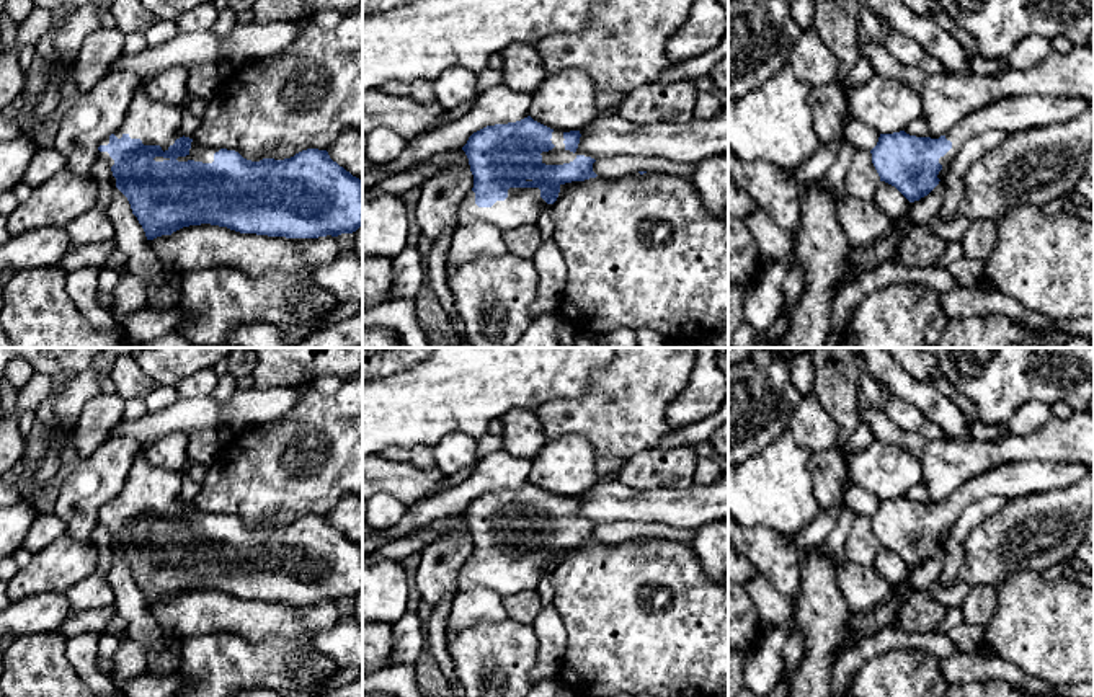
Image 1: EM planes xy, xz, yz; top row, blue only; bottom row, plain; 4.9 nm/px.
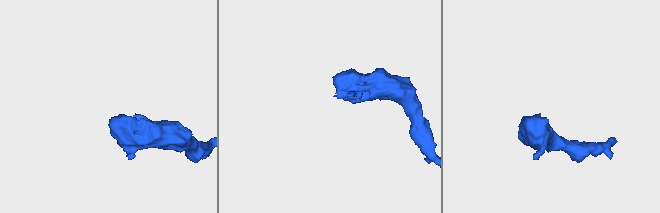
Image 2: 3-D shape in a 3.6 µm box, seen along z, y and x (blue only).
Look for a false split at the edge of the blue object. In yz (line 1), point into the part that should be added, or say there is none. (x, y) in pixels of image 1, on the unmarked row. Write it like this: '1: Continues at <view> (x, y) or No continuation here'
1: Continues at yz (1011, 480)

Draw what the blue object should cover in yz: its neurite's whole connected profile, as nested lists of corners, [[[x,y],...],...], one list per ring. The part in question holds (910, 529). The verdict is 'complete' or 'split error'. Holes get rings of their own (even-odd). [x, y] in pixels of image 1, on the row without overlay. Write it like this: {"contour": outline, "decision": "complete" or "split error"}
{"contour": [[[1025,460],[998,465],[976,475],[941,503],[916,503],[905,496],[880,499],[870,516],[872,529],[885,547],[909,568],[927,562],[939,550],[939,537],[949,532],[962,513],[986,496],[1007,499],[1047,493],[1074,485],[1094,473],[1086,464]]], "decision": "split error"}

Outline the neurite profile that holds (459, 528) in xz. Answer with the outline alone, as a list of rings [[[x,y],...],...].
[[[457,516],[444,531],[439,532],[439,537],[470,537],[469,524],[464,516]]]

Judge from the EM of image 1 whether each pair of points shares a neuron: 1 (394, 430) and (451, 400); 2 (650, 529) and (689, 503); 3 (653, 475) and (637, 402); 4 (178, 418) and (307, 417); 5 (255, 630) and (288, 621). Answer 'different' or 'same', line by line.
1: same
2: different
3: different
4: different
5: same

